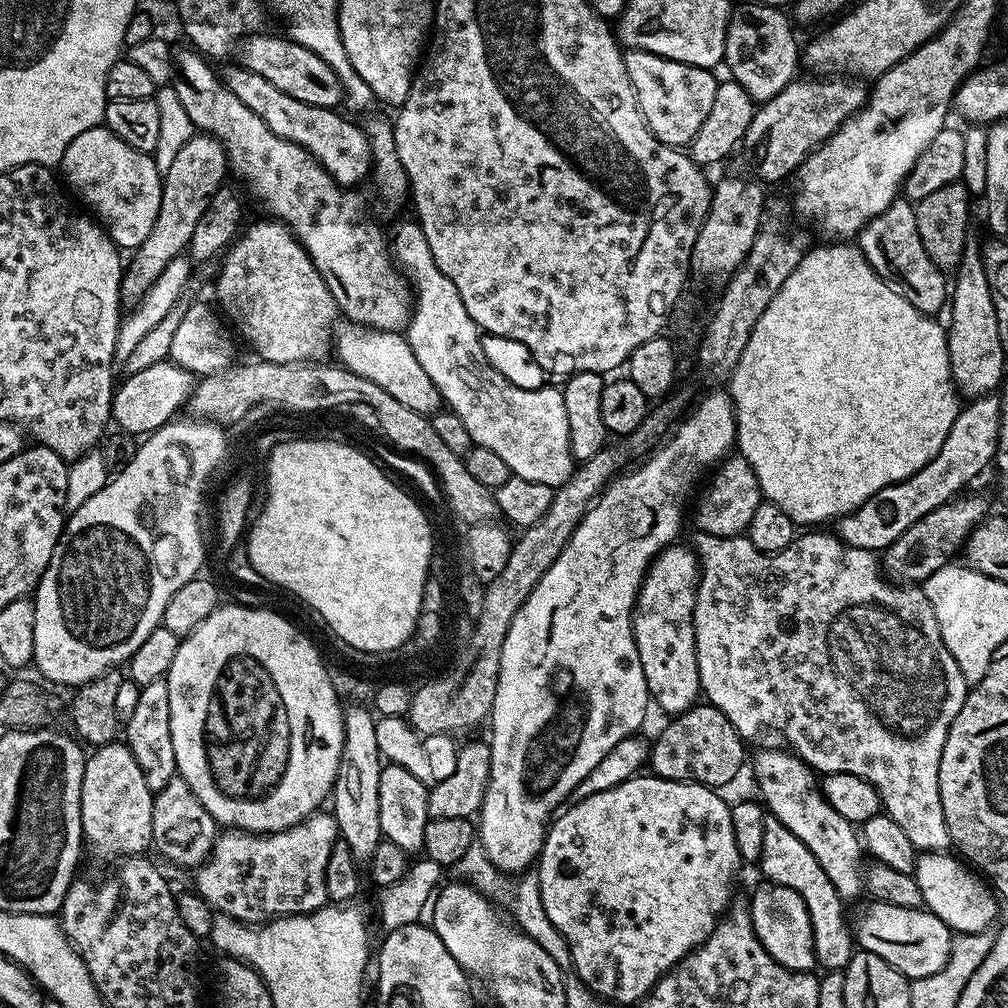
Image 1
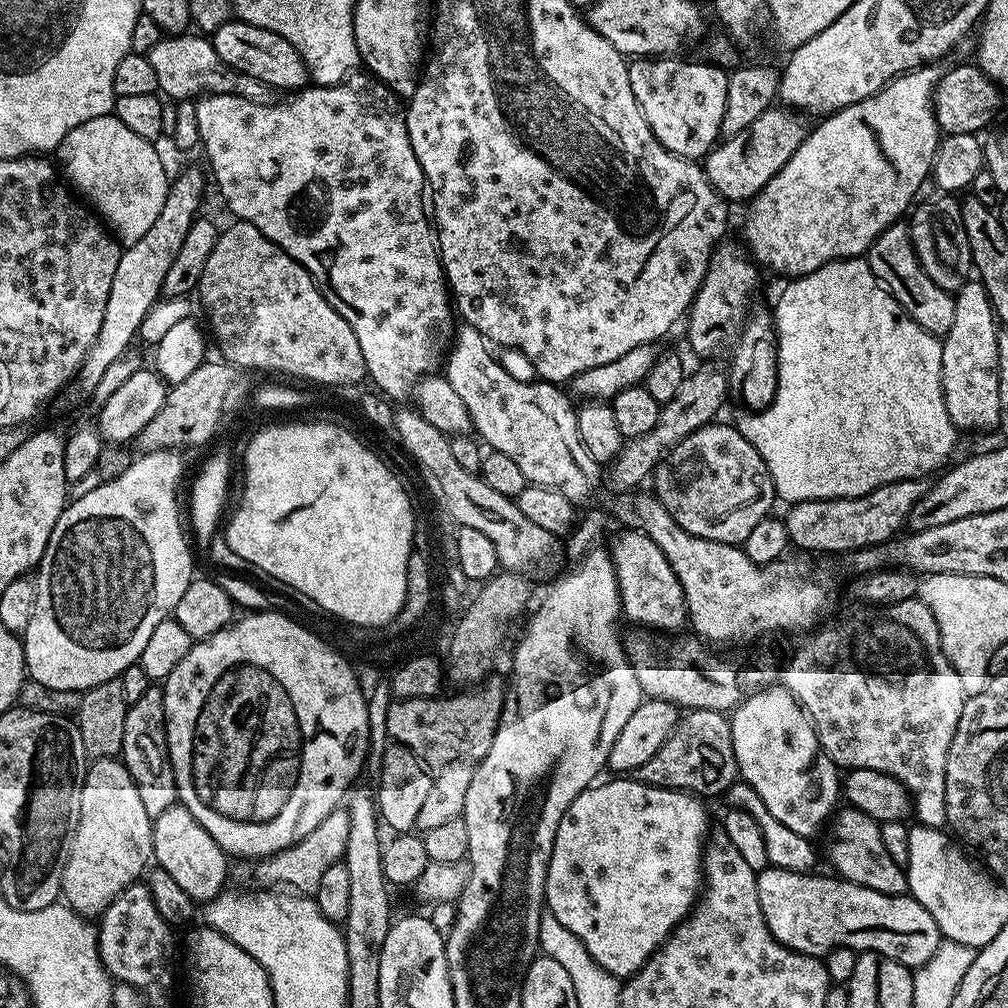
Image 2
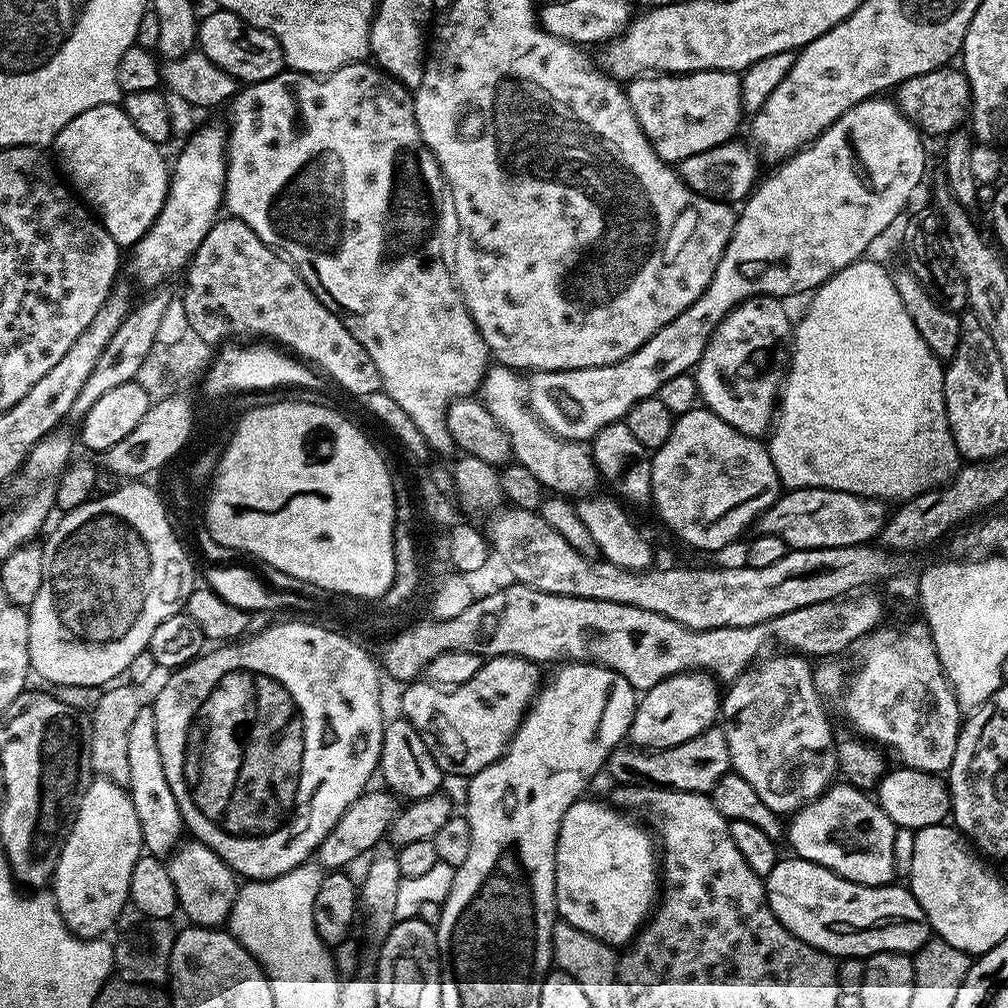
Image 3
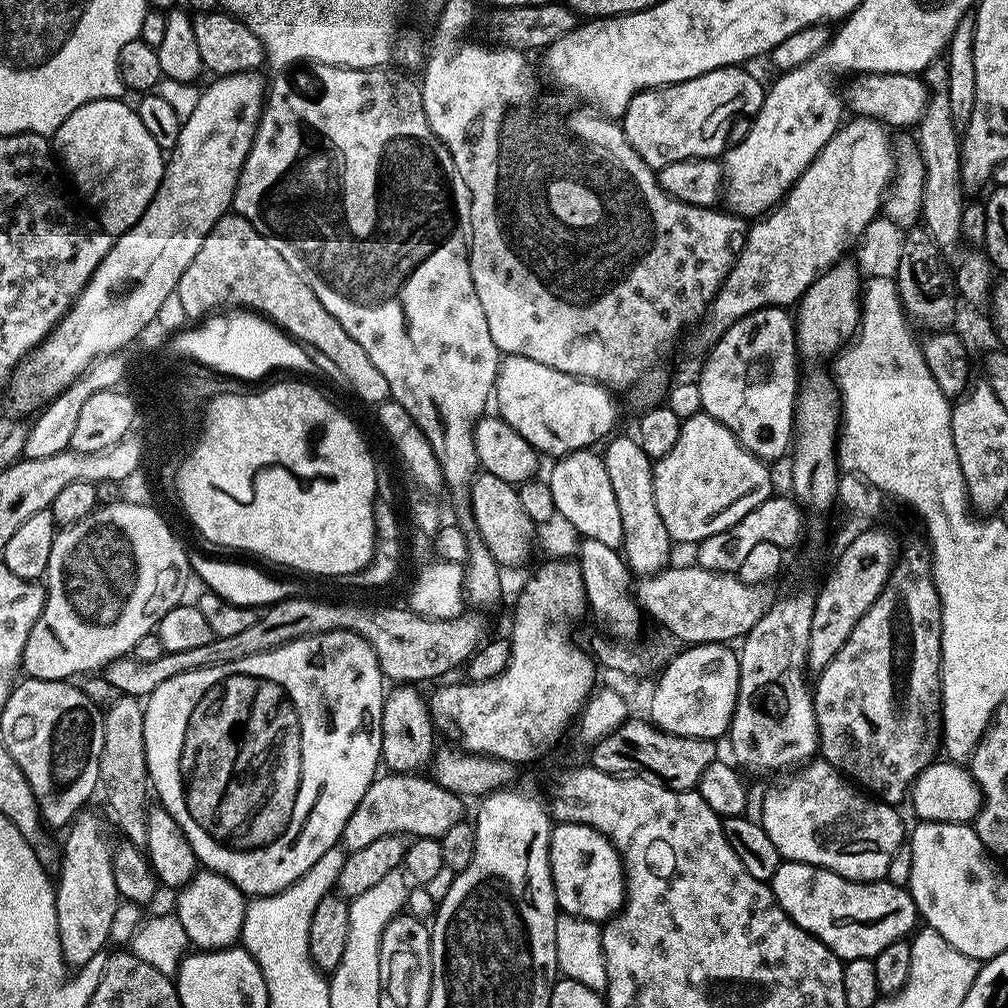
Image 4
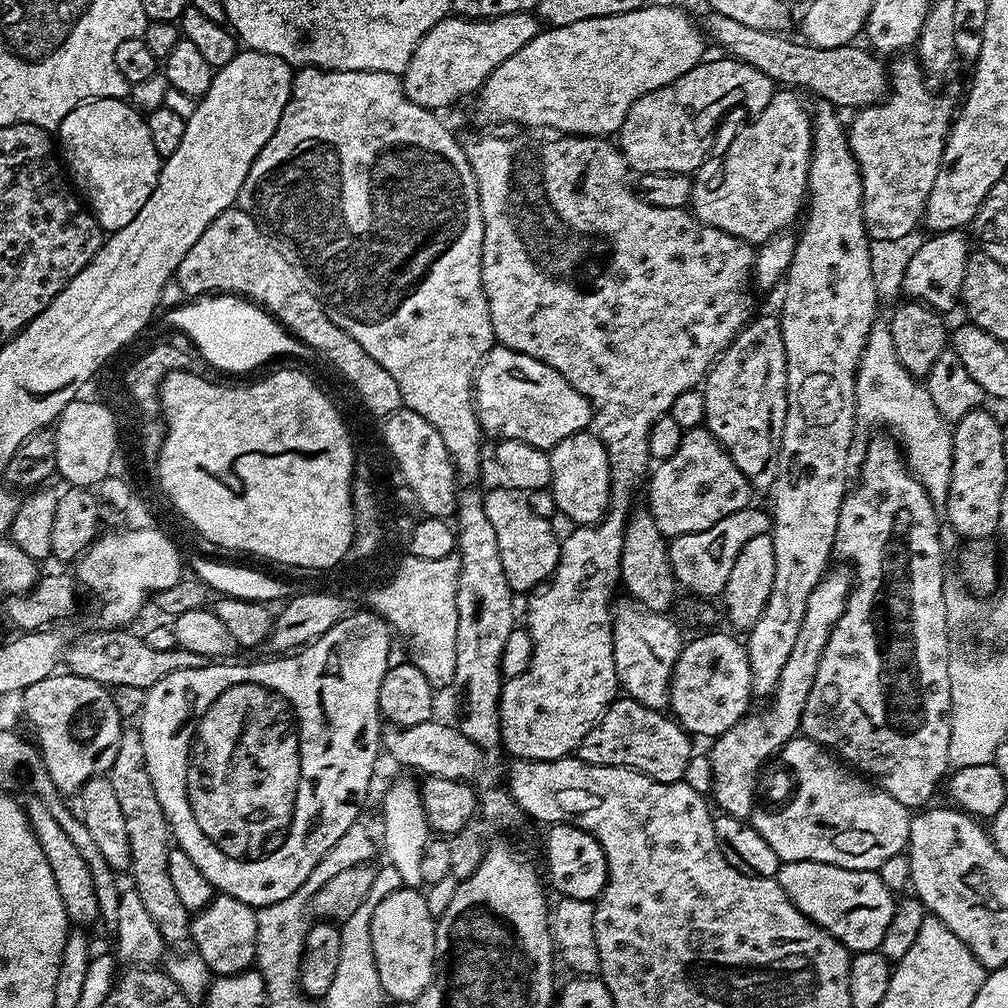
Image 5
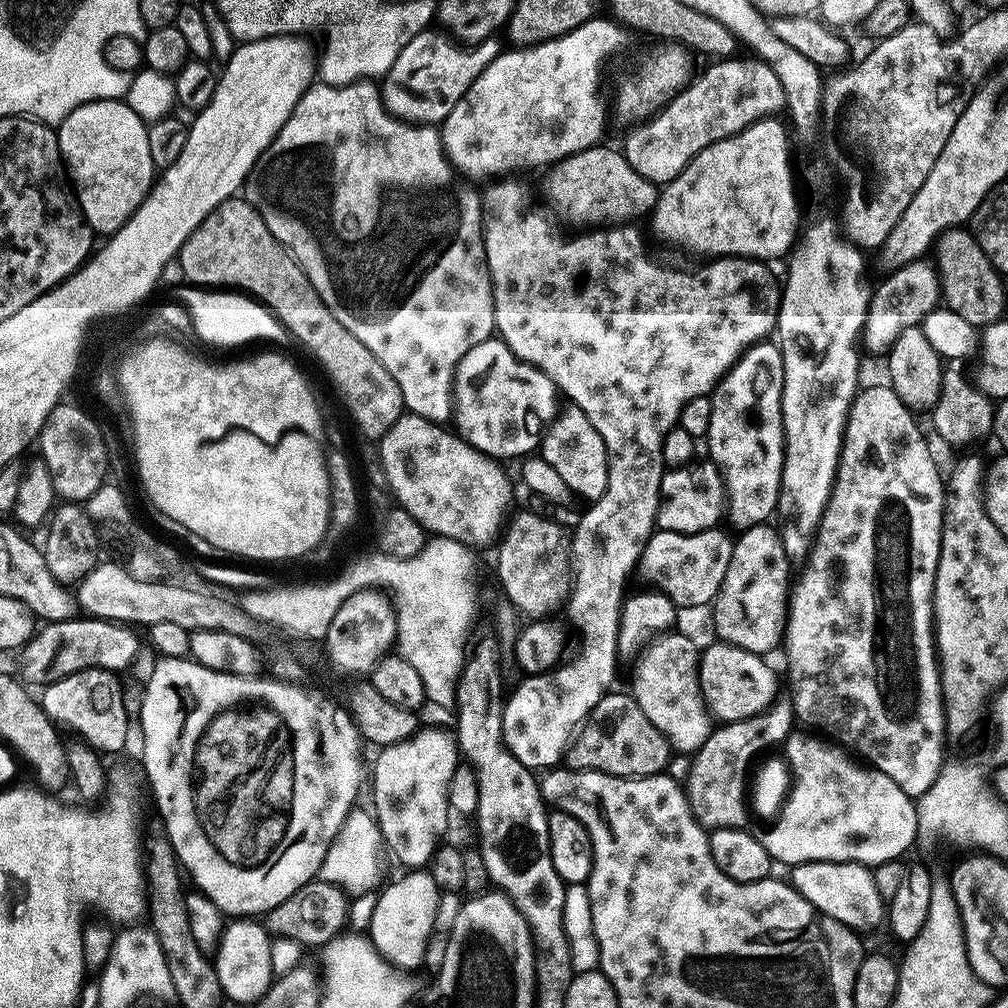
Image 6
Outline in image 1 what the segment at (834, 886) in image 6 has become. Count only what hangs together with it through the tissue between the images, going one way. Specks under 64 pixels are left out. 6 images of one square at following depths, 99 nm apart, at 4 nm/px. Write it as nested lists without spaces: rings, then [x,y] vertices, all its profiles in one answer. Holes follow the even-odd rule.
[[[771,882],[761,883],[761,888],[750,896],[754,934],[762,946],[782,966],[795,972],[811,972],[817,967],[814,954],[814,934],[806,902],[790,886]],[[879,902],[864,912],[858,928],[858,944],[863,951],[878,954],[894,970],[898,970],[909,981],[918,978],[930,978],[930,974],[938,974],[942,966],[946,966],[946,958],[950,958],[950,946],[953,938],[952,929],[942,922],[927,908],[907,908],[906,906],[890,906]]]

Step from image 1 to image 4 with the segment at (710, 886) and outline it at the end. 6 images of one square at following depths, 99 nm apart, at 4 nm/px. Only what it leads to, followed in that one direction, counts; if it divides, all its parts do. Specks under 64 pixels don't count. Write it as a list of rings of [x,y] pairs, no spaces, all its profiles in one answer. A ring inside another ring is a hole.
[[[557,823],[548,847],[556,907],[561,913],[607,922],[624,906],[624,864],[616,848],[598,830],[585,824]]]

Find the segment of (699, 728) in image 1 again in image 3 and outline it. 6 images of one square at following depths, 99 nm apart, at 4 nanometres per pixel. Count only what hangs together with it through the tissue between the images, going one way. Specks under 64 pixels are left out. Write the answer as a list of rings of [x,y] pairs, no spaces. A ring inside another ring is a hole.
[[[713,726],[690,742],[659,750],[635,746],[615,748],[606,761],[606,772],[624,786],[655,786],[672,788],[676,792],[711,793],[712,787],[732,768],[730,750],[723,727]]]

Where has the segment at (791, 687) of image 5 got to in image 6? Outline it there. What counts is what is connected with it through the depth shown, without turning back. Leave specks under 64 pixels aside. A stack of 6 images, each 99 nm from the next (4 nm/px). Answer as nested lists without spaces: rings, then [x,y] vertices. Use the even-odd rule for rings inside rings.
[[[777,698],[757,716],[745,720],[730,720],[716,726],[720,728],[713,727],[709,731],[706,742],[691,757],[692,770],[686,781],[692,812],[705,829],[744,828],[749,823],[750,808],[746,803],[746,788],[744,792],[748,763],[763,748],[768,748],[771,744],[783,745],[793,731],[792,724],[794,725],[793,701]]]

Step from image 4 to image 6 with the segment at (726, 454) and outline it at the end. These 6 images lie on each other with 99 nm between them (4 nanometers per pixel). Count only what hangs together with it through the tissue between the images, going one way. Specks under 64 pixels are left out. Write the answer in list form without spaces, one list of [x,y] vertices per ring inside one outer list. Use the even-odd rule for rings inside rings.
[[[711,459],[701,464],[689,463],[683,468],[665,471],[660,479],[660,509],[656,511],[656,528],[661,532],[704,532],[717,527],[726,516],[724,475]]]

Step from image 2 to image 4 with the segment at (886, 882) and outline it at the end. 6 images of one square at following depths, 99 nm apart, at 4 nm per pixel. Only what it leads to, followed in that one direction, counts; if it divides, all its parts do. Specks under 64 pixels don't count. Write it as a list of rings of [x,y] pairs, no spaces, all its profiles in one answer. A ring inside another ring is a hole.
[[[822,758],[809,760],[796,774],[791,784],[765,798],[764,809],[758,813],[760,823],[766,834],[770,834],[770,842],[778,846],[781,857],[788,862],[829,868],[848,880],[885,879],[894,850],[906,840],[906,828],[904,832],[897,809],[869,798]]]

